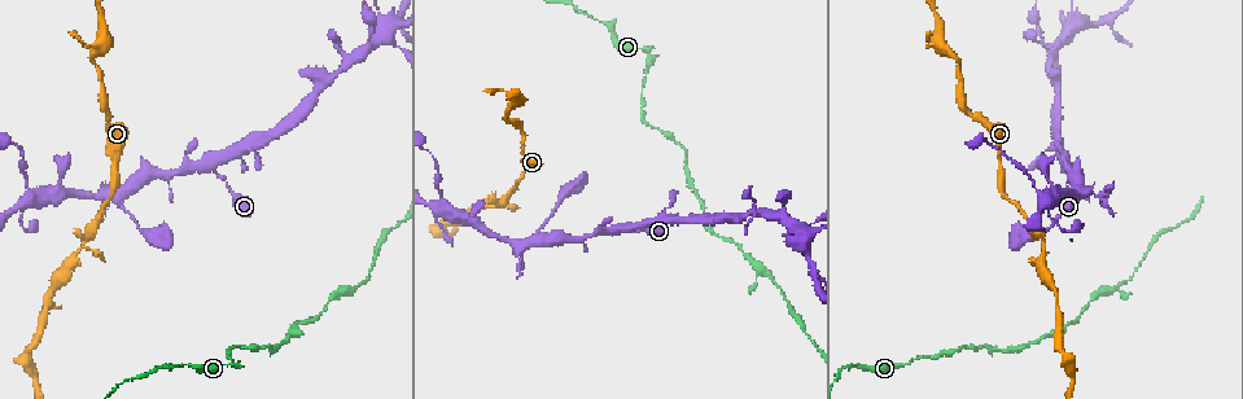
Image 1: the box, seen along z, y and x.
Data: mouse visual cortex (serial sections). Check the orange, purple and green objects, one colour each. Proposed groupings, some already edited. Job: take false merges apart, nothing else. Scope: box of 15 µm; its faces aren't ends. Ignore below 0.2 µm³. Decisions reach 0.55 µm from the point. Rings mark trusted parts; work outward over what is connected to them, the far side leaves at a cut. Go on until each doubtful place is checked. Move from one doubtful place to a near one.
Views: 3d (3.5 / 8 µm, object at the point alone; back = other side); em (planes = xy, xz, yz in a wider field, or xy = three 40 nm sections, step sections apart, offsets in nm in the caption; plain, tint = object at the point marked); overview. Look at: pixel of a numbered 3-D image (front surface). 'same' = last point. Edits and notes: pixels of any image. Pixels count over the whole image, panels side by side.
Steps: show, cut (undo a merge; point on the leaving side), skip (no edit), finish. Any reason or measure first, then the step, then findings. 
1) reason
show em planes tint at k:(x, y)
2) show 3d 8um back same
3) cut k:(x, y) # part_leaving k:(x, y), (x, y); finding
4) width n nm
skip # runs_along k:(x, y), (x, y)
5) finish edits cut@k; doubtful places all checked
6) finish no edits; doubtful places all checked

narrows sharply
show 3d 8um at 1:(495, 208)

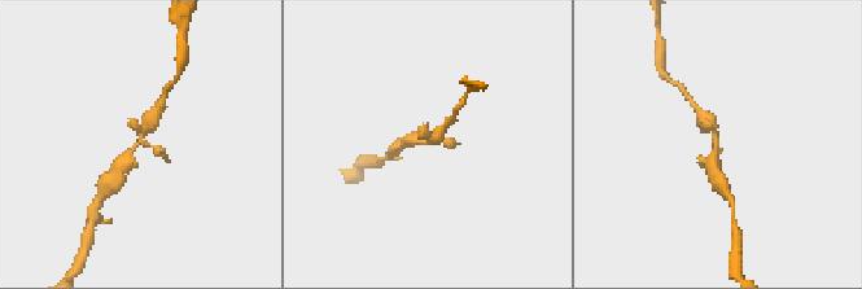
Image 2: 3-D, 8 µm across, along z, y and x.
show 3d 3.5um at 2:(136, 141)

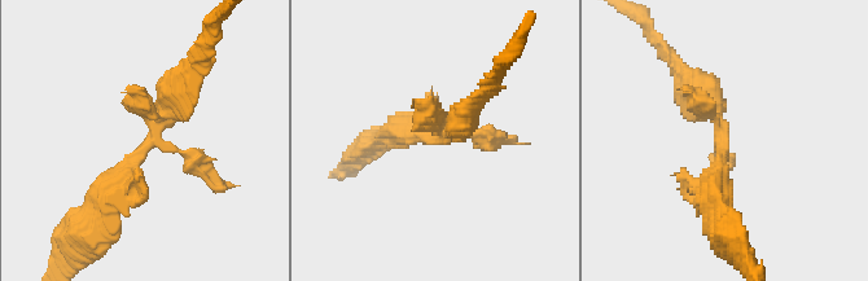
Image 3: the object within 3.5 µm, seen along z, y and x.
now the EM
show em xy step 3 tint at 3:(438, 140)

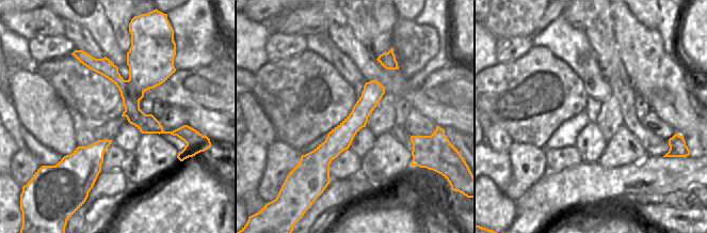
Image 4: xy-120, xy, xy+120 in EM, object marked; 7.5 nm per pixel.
skip # continuous, no second cell

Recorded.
calibre changes
show 3d 3.5um at 1:(189, 367)

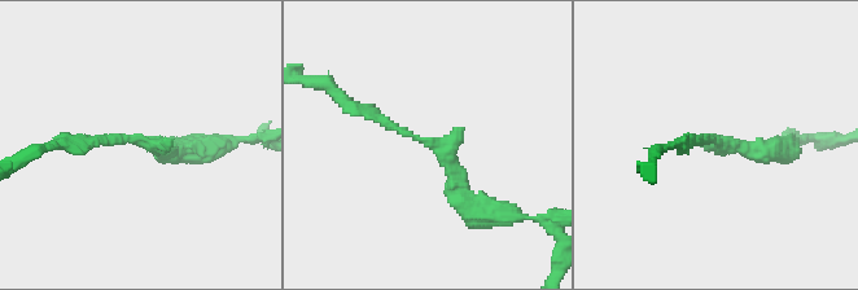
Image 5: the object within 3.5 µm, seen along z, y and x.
arm_widths 150, 200 nm
show em xy step 3 tint at 5:(128, 142)

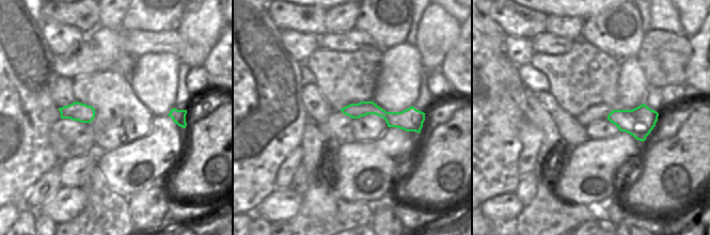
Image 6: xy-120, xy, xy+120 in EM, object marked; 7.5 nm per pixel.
skip # runs_along 5:(465, 202), (441, 152), (341, 99); one cell here

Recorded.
sudden change in width
show 3d 3.5um at 1:(1058, 300)

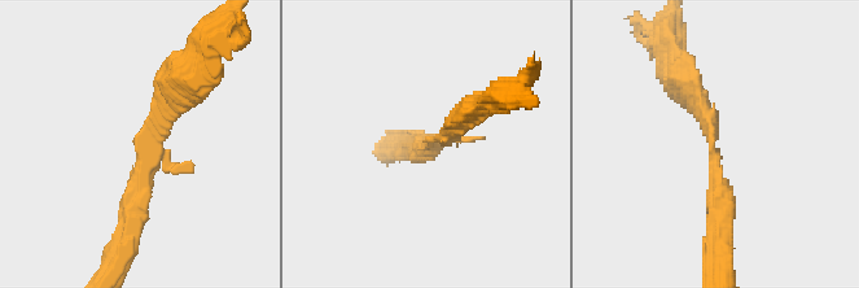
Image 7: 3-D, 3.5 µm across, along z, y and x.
show em planes tint at 7:(143, 145)

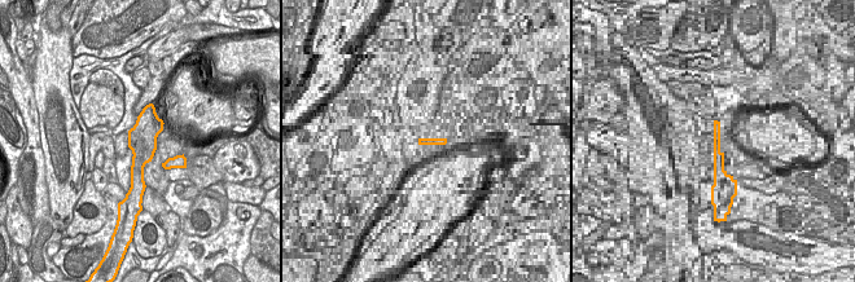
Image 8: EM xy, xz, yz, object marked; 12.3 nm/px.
skip # runs_along 8:(150, 108), (139, 161), (140, 183); continuous, no second cell

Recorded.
show 3d 3.5um at 1:(771, 278)

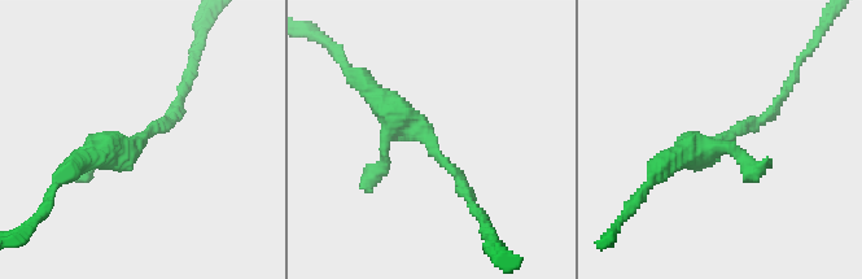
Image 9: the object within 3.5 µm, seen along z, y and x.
arm_widths 150, 350 nm; shape alone is not enough
show em xy step 1 tint at 9:(727, 136)

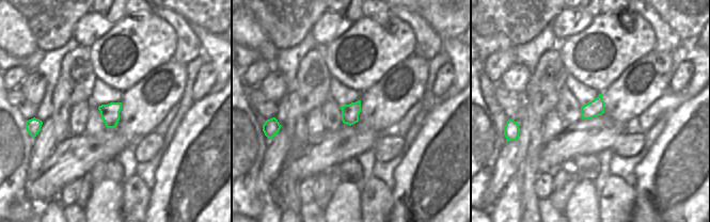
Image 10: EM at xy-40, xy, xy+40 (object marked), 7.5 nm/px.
width 130 nm
skip # runs_along 9:(373, 95), (433, 142), (473, 205); one cell here

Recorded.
finish no edits; doubtful places all checked

